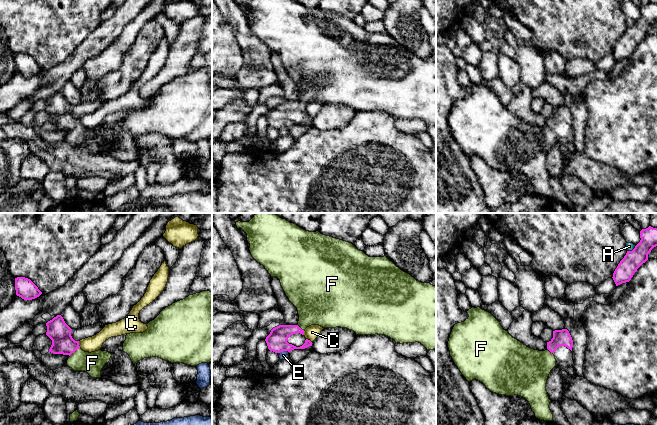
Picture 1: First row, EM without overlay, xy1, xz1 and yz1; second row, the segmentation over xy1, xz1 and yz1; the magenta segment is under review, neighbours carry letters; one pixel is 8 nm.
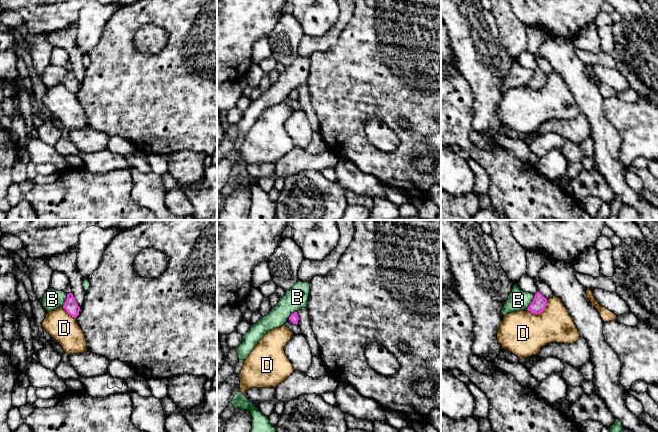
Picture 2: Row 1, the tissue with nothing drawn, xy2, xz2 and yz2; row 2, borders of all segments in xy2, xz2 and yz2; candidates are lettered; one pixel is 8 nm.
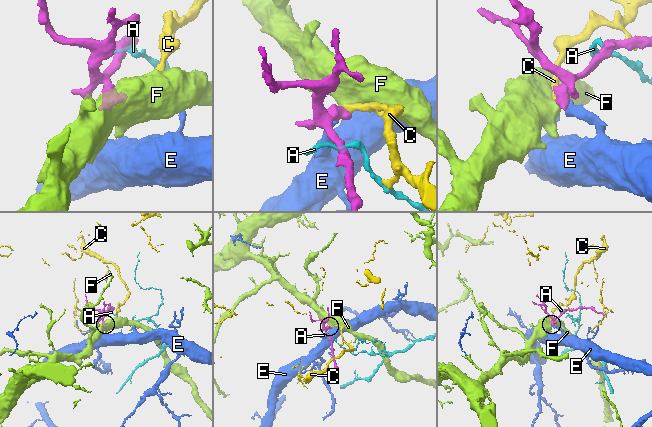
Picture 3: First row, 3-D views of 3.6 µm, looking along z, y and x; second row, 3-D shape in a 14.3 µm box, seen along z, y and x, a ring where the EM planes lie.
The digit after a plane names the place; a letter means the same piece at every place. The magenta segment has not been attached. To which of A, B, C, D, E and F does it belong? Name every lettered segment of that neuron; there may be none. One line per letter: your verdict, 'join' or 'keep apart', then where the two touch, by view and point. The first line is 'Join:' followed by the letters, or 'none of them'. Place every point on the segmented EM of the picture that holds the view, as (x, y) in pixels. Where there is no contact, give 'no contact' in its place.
Join: F
A: keep apart | yz1 (632, 250)
B: keep apart | yz2 (532, 302)
C: keep apart | xy1 (78, 344)
D: keep apart | yz2 (540, 312)
E: keep apart | xz1 (283, 350)
F: join | xy1 (74, 351)

